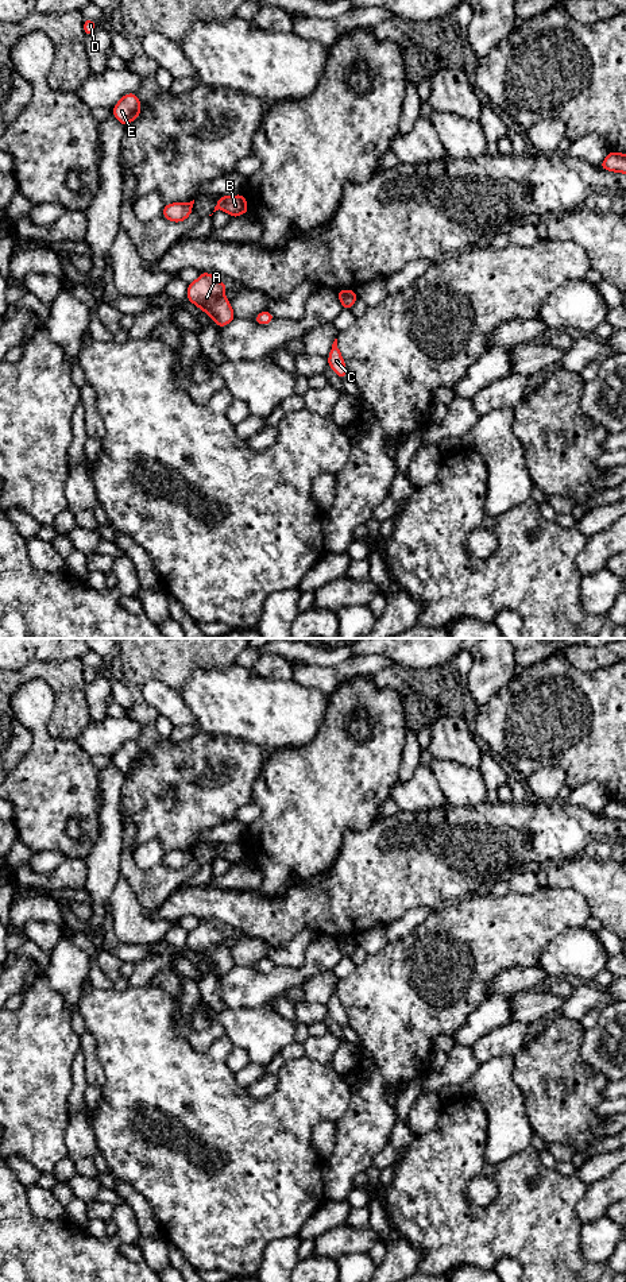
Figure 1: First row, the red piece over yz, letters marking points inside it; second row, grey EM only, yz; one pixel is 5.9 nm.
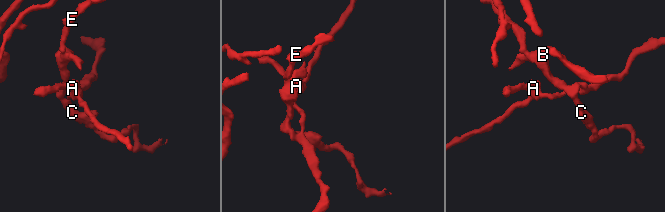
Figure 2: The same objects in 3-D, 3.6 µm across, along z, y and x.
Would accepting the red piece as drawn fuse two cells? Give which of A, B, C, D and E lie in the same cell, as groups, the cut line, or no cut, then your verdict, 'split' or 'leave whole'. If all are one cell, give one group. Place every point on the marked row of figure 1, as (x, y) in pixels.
A / B C D E; cut in yz along (352, 290), (339, 294); split

